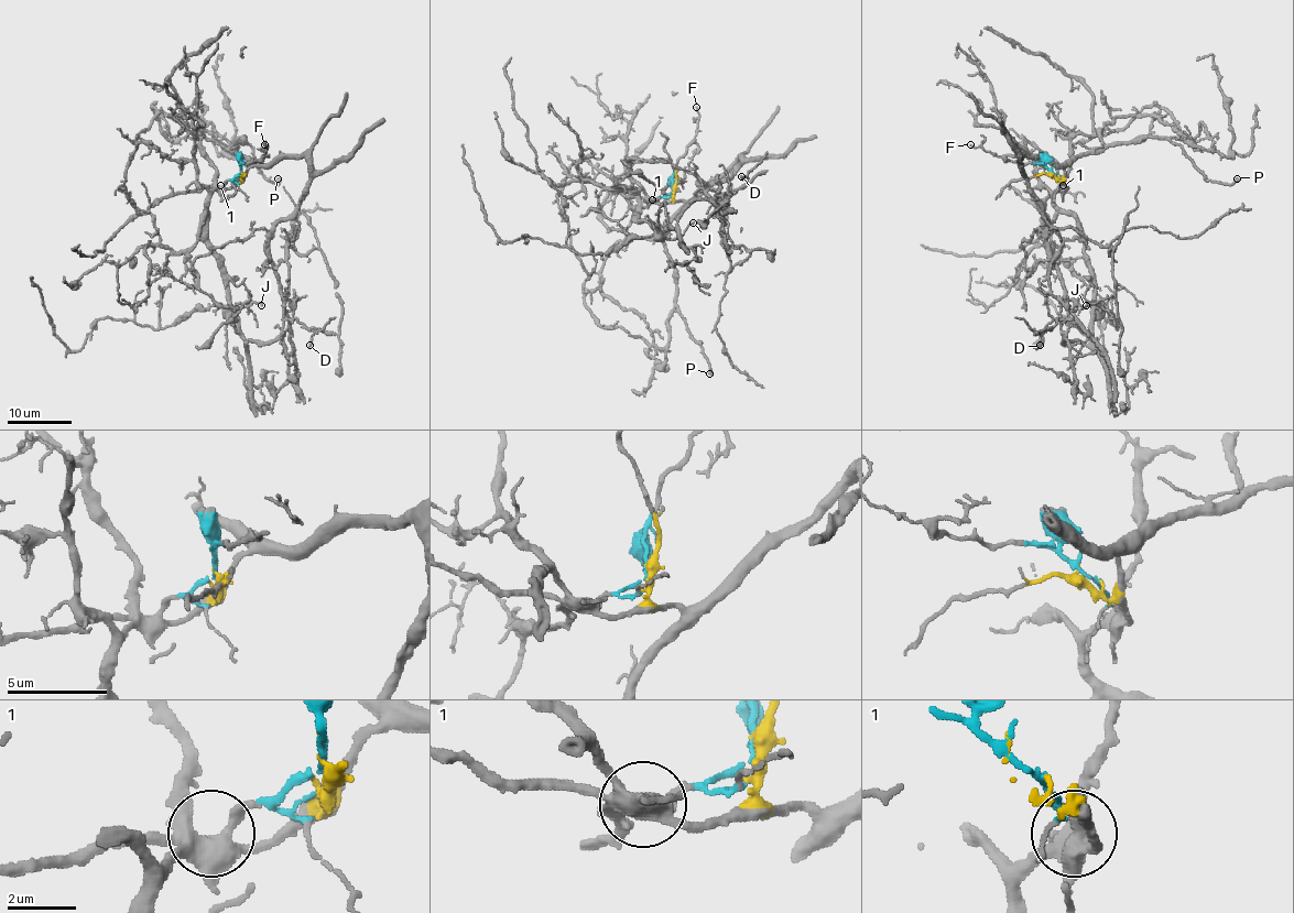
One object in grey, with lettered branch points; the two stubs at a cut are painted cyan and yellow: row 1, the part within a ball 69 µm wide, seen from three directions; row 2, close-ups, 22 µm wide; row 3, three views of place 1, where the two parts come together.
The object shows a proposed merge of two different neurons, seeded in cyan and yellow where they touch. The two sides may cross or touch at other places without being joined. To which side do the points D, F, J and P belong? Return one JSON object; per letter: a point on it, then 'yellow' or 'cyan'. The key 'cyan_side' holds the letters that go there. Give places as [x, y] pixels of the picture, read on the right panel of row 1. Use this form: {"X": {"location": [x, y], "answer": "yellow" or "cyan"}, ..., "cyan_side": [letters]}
{"D": {"location": [1040, 345], "answer": "cyan"}, "F": {"location": [970, 144], "answer": "cyan"}, "J": {"location": [1086, 305], "answer": "cyan"}, "P": {"location": [1237, 178], "answer": "yellow"}, "cyan_side": ["D", "F", "J"]}

